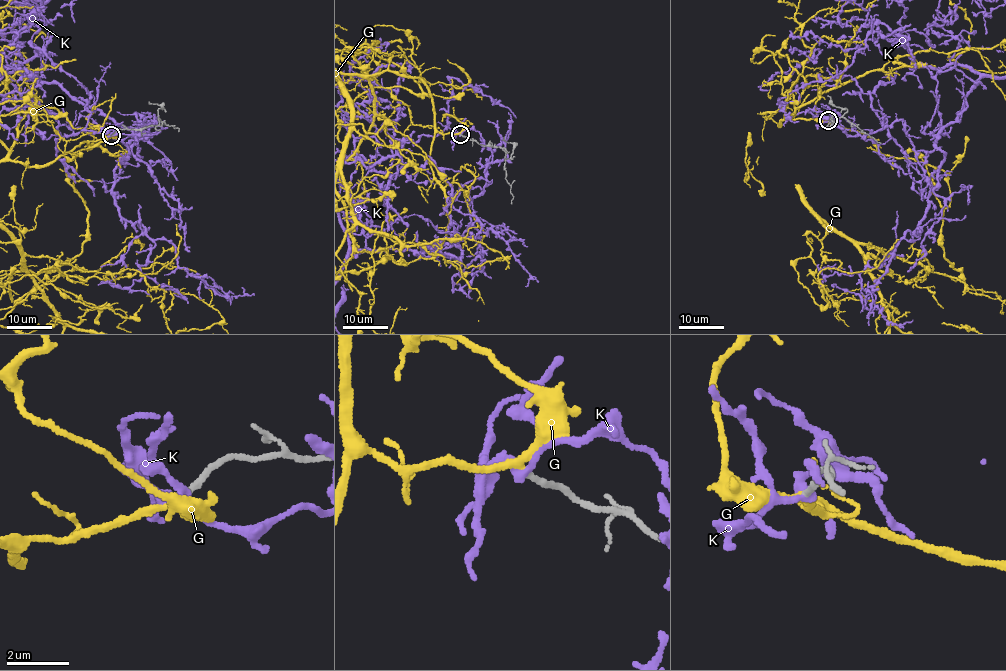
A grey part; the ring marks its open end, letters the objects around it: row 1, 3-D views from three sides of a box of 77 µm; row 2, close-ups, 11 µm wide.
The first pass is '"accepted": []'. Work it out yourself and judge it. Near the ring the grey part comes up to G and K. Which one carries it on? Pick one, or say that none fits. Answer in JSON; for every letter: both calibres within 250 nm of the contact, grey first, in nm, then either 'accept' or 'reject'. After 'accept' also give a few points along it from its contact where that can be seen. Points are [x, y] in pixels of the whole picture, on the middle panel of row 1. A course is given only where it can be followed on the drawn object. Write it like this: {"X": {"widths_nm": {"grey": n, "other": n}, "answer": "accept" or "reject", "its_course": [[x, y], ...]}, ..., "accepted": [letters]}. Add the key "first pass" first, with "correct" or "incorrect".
{"first pass": "incorrect", "G": {"widths_nm": {"grey": 200, "other": 200}, "answer": "accept"}, "K": {"widths_nm": {"grey": 200, "other": 280}, "answer": "reject"}, "accepted": ["G"]}

